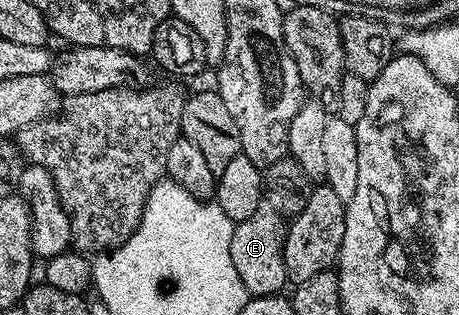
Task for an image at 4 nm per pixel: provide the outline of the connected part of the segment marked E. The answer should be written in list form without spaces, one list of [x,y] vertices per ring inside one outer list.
[[[263,202],[244,222],[235,224],[230,243],[232,266],[236,266],[236,274],[240,274],[240,282],[244,282],[251,297],[277,296],[288,284],[284,266],[287,227],[287,221],[268,202]]]

